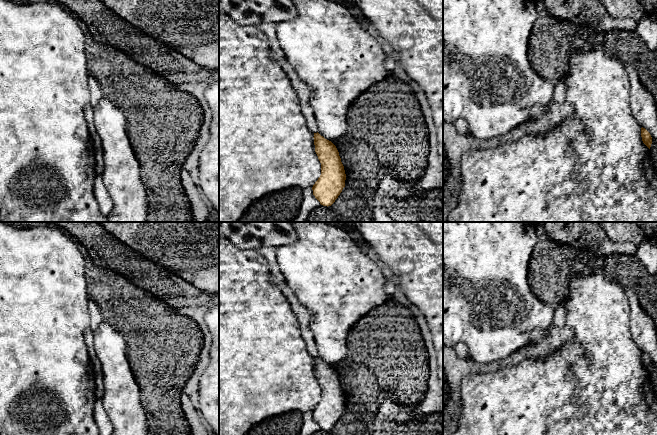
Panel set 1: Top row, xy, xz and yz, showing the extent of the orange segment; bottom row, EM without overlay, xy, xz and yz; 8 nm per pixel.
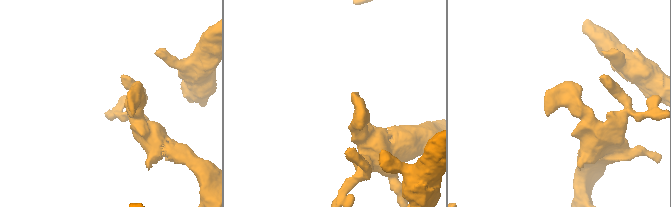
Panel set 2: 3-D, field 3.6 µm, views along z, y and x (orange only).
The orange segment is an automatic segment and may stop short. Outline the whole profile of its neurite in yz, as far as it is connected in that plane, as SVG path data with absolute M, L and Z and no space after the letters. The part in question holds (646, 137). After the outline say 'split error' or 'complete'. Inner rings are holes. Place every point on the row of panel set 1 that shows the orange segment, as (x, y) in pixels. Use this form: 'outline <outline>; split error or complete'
outline M643 127L641 128L641 137L643 143L650 149L652 144L652 137L650 133Z; complete

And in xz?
outline M318 132L314 133L315 152L321 163L321 175L312 187L323 206L331 206L345 187L346 174L336 146Z; complete

